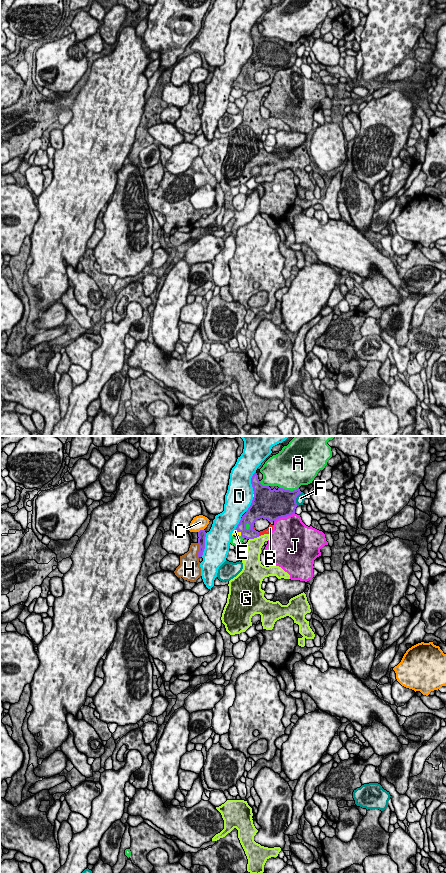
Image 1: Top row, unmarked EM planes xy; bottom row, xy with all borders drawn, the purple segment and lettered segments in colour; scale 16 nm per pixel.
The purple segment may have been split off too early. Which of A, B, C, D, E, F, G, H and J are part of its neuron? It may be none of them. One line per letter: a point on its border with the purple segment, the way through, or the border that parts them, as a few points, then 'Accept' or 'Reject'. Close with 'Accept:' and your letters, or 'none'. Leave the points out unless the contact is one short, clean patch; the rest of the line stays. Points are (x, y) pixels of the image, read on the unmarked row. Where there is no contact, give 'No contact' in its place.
A: Touches purple at xy (289, 42). Reject
B: Touches purple at xy (258, 86). Accept
C: Touches purple at xy (200, 82). Boundary: xy (203, 81), (198, 84). Reject
D: Touches purple at xy (204, 97). Reject
E: Touches purple at xy (239, 83). Accept
F: Touches purple at xy (296, 49). Reject
G: Touches purple at xy (254, 89). Boundary: xy (259, 88), (249, 91). Reject
H: Touches purple at xy (199, 102). Reject
J: Touches purple at xy (284, 68). Reject
Accept: B, E

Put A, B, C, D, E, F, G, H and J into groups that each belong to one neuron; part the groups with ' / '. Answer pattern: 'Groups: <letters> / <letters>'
Groups: A / B E / C / D / F / G / H / J

